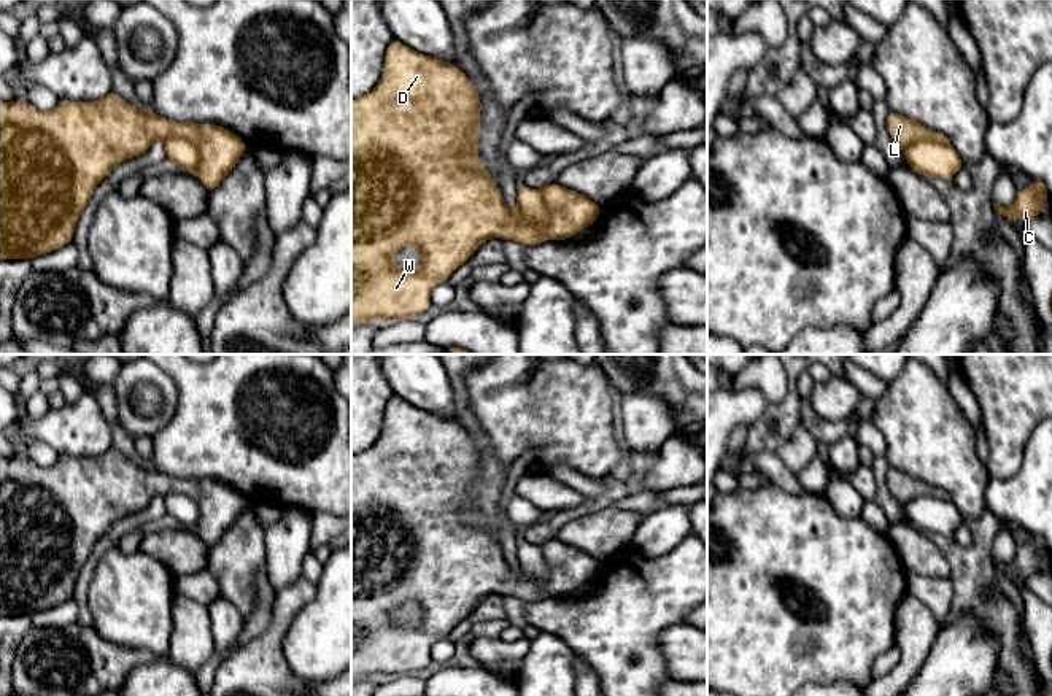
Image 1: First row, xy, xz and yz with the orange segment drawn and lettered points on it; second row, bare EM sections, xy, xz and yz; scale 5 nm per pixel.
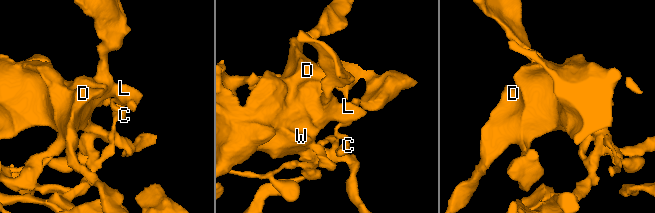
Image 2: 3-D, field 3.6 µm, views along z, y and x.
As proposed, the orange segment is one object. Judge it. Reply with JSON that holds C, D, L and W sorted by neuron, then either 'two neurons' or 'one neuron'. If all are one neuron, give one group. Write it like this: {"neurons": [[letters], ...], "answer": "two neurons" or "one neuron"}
{"neurons": [["C"], ["D", "L", "W"]], "answer": "two neurons"}

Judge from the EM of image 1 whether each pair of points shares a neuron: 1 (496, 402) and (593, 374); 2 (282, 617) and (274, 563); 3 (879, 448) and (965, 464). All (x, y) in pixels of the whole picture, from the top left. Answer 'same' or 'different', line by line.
1: same
2: different
3: different

